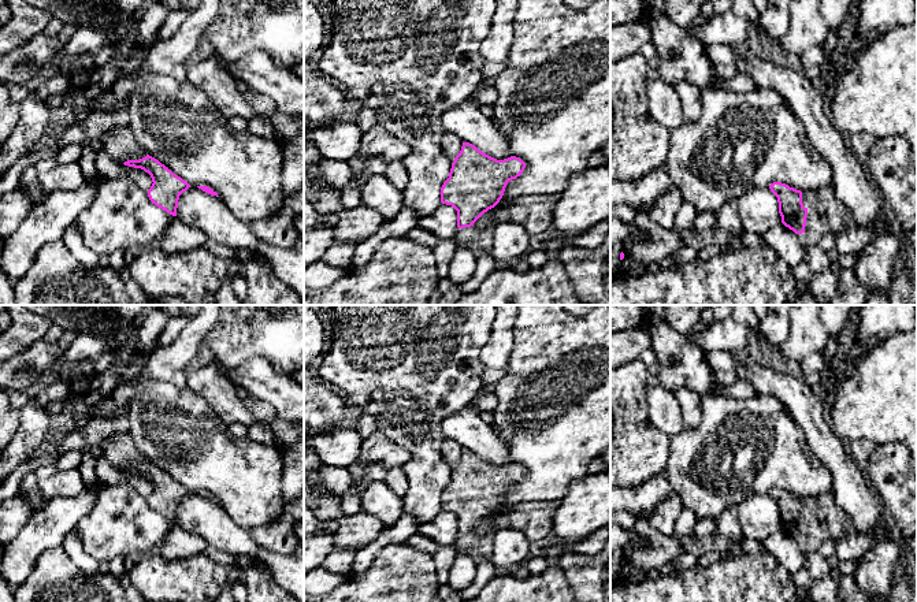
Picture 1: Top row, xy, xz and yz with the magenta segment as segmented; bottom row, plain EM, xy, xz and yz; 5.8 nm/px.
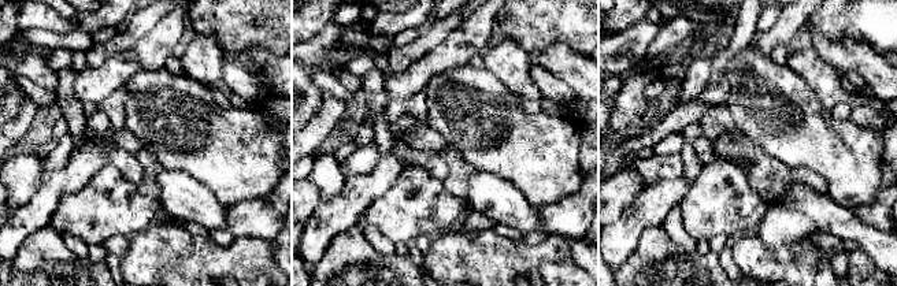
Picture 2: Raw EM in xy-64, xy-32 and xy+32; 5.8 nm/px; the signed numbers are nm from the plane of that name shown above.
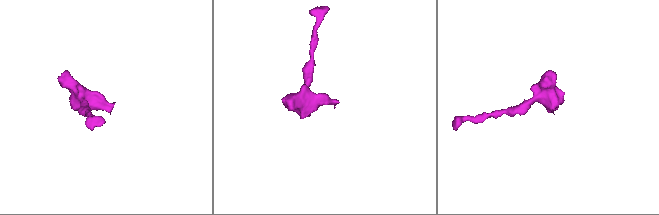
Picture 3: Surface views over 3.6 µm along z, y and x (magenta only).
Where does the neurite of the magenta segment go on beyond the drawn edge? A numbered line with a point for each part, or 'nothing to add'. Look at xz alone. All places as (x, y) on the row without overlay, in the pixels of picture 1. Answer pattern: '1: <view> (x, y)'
1: xz (479, 547)

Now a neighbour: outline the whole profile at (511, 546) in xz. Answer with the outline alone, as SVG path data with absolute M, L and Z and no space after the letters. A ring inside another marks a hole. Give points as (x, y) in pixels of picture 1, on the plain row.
M500 528L493 535L490 561L500 569L506 569L515 564L527 561L531 543L520 529Z

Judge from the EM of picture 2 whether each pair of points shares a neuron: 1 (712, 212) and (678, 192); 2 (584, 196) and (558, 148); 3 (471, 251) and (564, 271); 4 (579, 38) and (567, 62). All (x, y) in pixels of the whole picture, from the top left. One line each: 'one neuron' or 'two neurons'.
1: two neurons
2: two neurons
3: one neuron
4: two neurons

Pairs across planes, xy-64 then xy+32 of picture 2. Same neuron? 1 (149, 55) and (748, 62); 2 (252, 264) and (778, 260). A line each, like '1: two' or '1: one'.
1: two
2: one

